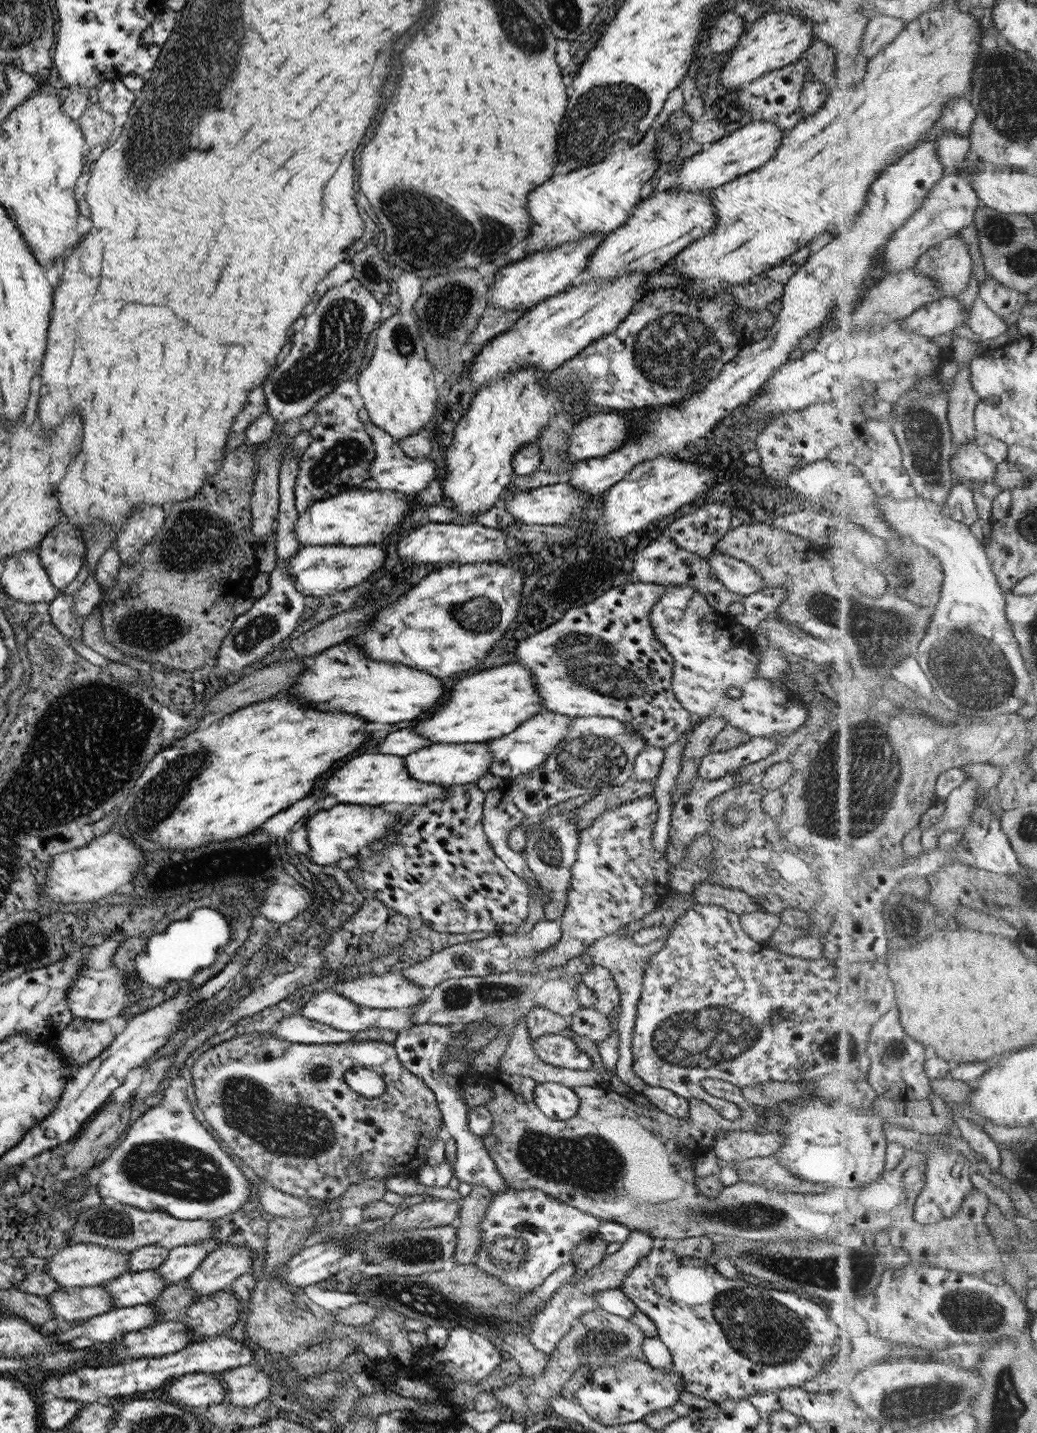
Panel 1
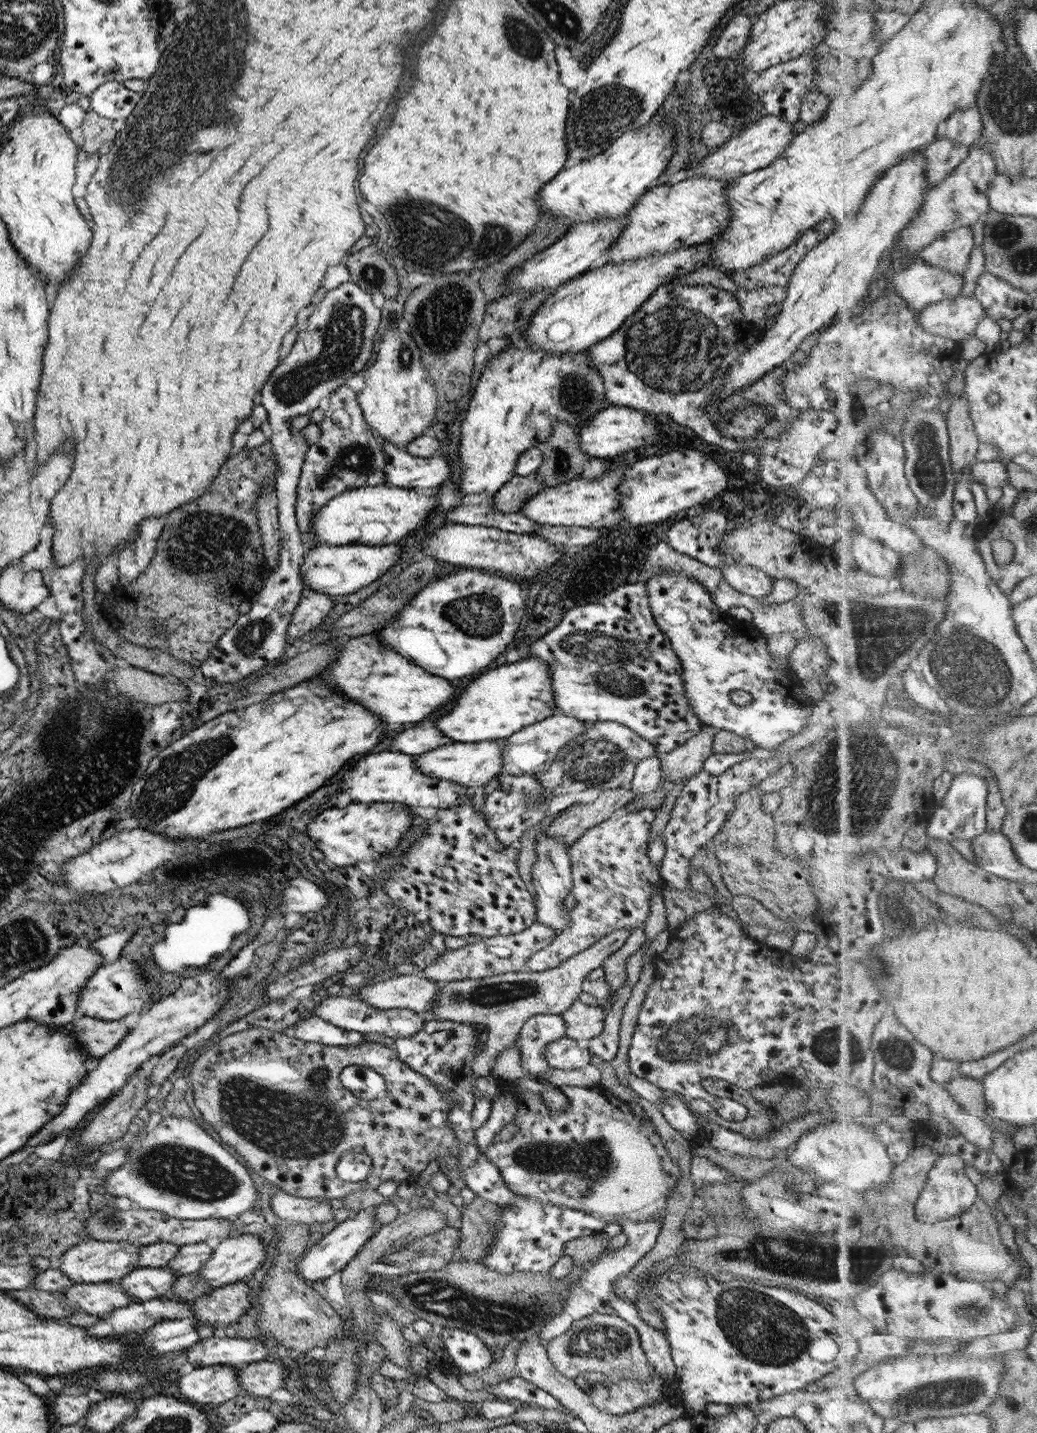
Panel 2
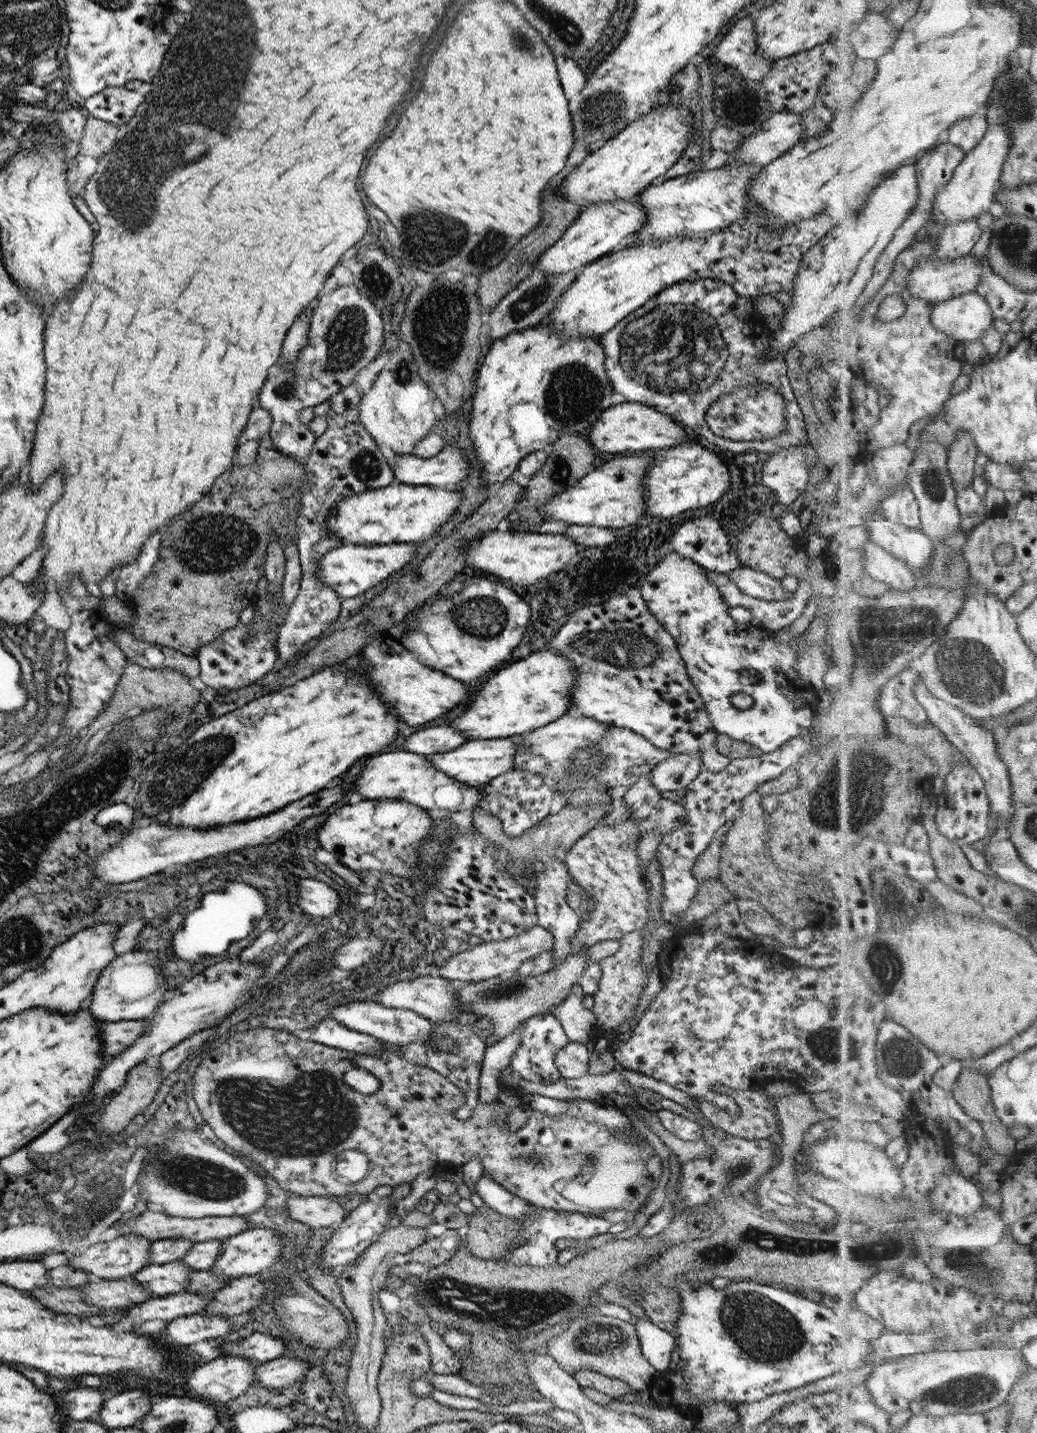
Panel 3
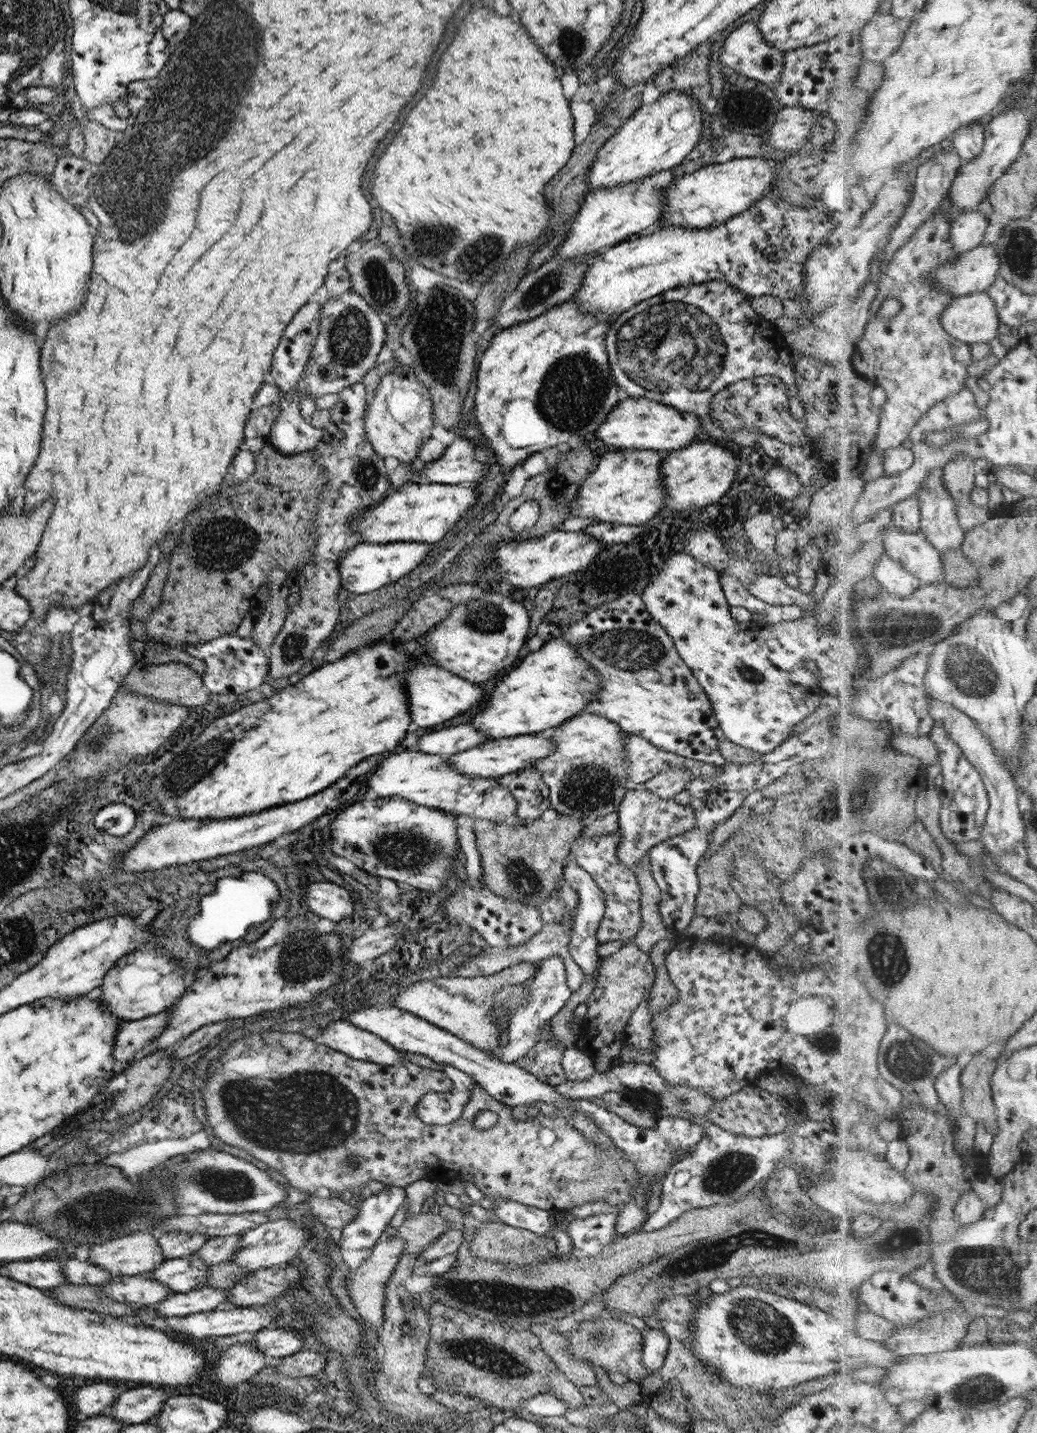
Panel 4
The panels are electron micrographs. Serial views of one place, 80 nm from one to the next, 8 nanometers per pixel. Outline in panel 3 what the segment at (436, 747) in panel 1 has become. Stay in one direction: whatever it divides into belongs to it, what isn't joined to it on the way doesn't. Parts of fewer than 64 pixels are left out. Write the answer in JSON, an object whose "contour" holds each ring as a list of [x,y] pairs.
{"contour":[[[507,737],[489,740],[467,740],[463,744],[447,752],[429,754],[427,760],[443,774],[461,781],[462,783],[478,787],[486,785],[491,779],[514,768],[514,756],[516,753],[516,738]]]}

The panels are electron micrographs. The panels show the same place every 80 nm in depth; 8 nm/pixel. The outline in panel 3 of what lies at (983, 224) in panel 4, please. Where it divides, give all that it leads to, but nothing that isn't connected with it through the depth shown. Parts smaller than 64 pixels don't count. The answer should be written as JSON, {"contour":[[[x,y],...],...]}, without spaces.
{"contour":[[[977,219],[964,220],[946,226],[939,235],[934,258],[954,261],[967,256],[975,248],[981,237],[981,225]]]}

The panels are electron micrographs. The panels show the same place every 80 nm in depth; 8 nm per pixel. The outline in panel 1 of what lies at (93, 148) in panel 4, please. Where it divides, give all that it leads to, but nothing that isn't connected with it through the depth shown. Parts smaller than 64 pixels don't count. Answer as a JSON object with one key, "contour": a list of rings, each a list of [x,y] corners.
{"contour":[[[94,99],[86,105],[77,123],[83,140],[89,148],[94,148],[99,144],[107,144],[107,140],[113,134],[113,116],[101,110]]]}

